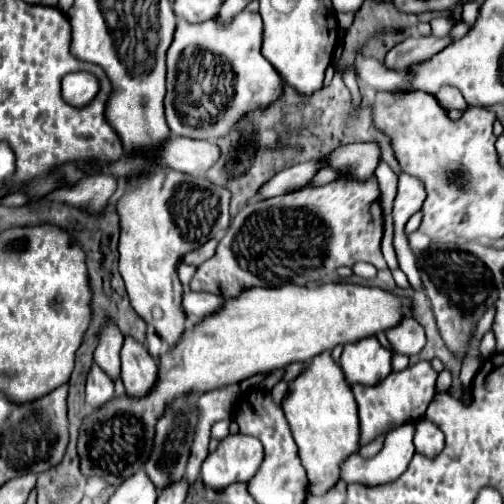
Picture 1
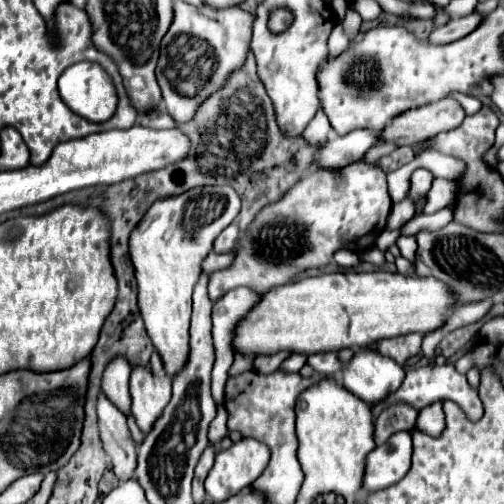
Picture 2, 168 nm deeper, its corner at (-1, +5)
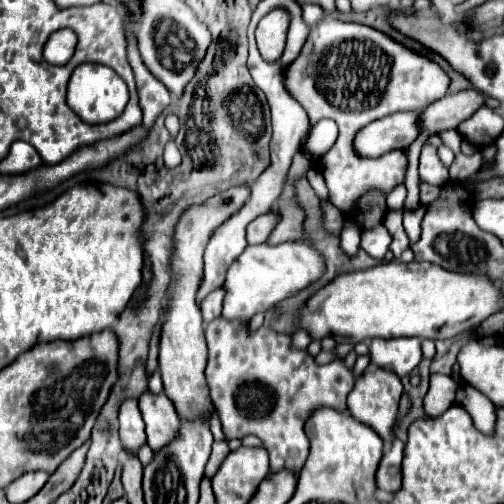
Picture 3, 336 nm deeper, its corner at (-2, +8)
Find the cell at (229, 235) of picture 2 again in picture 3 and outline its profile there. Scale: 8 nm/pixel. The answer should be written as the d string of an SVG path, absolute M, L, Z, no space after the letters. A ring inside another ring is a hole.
M263 214L263 216L255 218L247 226L247 244L263 244L277 222L279 222L277 214Z

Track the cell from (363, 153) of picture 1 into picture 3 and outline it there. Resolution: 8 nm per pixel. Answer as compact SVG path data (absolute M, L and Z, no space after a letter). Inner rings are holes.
M463 90L447 94L437 102L429 104L419 116L419 132L443 132L457 128L463 120L473 116L483 106L483 96L477 90Z

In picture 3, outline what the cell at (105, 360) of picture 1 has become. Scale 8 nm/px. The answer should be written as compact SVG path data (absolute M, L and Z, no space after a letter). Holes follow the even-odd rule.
M125 398L119 406L119 436L123 446L133 452L145 444L145 424L137 408L137 398Z

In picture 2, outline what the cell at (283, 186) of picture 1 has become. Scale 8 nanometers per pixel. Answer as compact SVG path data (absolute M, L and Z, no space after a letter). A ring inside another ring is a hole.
M354 129L348 135L328 141L320 149L314 165L318 169L334 169L334 167L346 167L350 163L358 163L364 159L366 151L376 143L380 143L378 131Z

